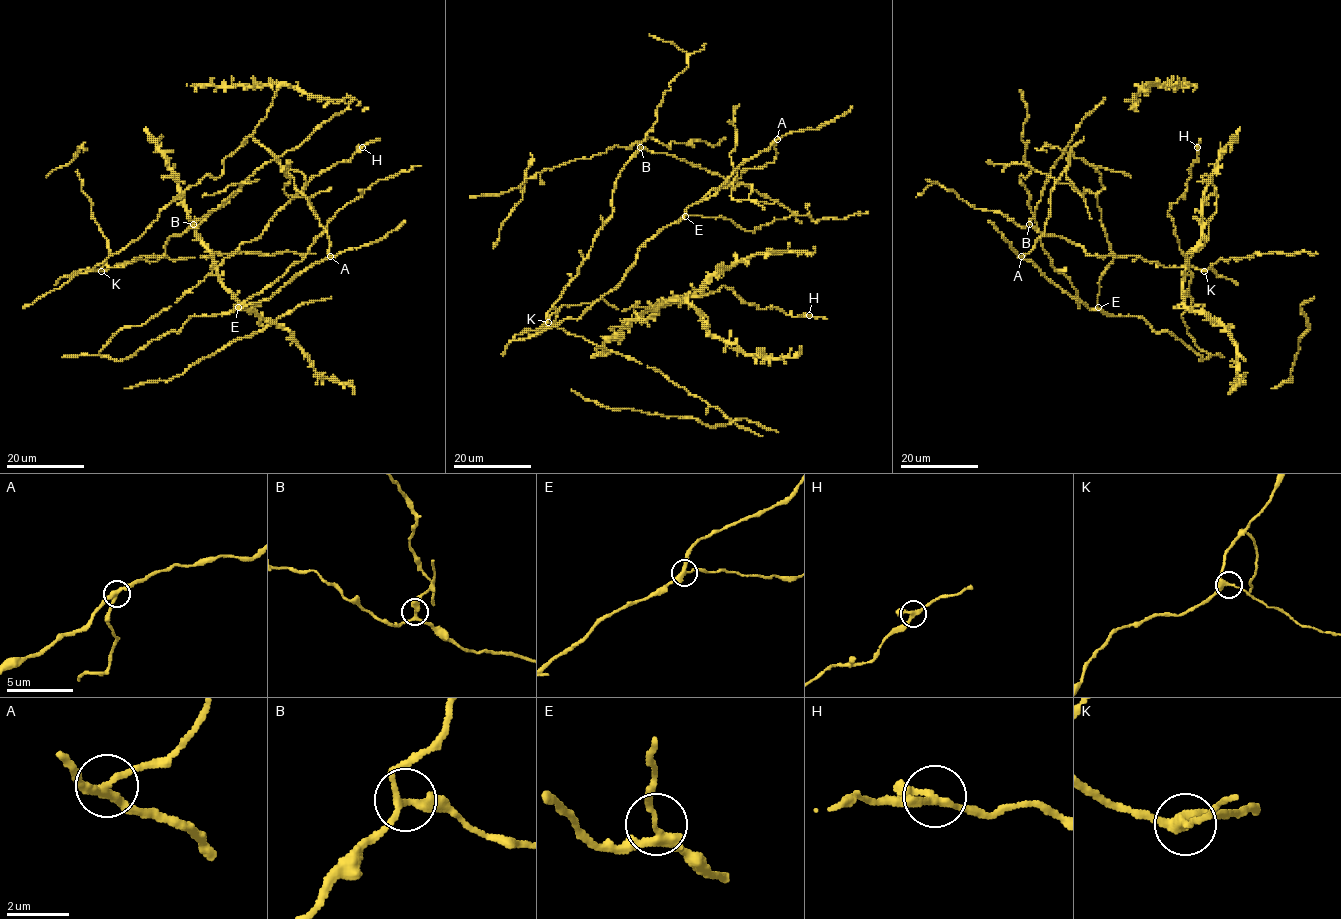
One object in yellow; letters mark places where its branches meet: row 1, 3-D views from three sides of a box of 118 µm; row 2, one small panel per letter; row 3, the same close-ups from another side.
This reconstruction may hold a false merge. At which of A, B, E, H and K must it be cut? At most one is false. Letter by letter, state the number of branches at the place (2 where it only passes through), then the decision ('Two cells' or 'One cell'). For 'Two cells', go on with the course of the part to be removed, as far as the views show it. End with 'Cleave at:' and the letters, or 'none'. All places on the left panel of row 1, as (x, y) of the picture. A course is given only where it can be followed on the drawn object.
A: Branches: 3. Two cells. Course of the part to remove: (330, 256), (327, 231), (283, 168), (300, 171), (302, 196), (284, 191), (291, 180), (283, 171), (292, 161)
B: Branches: 3. One cell
E: Branches: 3. One cell
H: Branches: 3. One cell
K: Branches: 3. One cell
Cleave at: A

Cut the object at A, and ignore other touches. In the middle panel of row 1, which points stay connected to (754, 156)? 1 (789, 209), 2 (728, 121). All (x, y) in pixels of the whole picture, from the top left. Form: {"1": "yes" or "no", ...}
{"1": "yes", "2": "no"}

